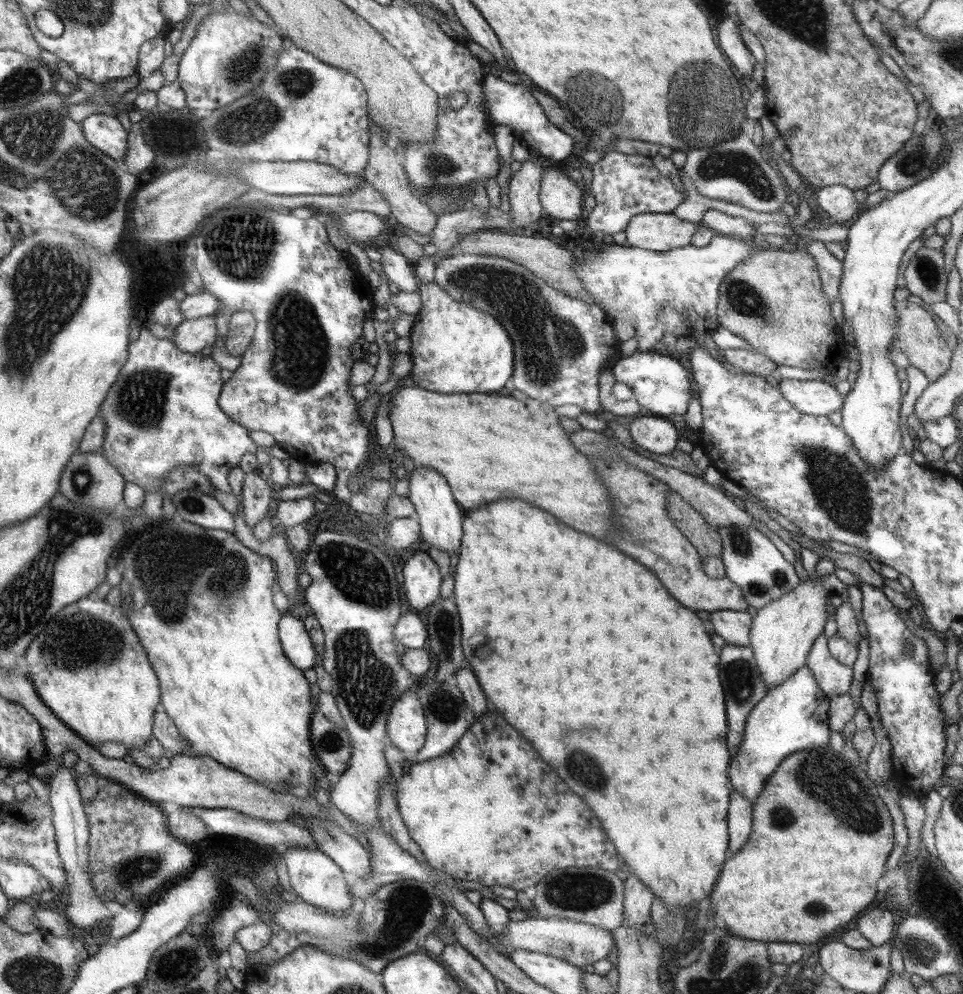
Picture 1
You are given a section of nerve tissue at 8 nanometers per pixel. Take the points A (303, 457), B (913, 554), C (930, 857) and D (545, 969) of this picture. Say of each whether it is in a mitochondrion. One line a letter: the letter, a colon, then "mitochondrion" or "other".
A: other
B: other
C: other
D: other

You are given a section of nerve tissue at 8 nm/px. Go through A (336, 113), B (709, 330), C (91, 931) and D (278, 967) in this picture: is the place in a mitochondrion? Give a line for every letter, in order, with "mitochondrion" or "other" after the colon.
A: other
B: other
C: other
D: other

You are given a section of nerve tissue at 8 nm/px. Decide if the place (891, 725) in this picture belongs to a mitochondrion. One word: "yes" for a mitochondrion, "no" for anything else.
no

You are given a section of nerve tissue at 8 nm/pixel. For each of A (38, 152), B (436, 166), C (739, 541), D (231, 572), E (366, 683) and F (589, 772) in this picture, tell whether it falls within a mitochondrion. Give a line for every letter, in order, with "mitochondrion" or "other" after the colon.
A: mitochondrion
B: mitochondrion
C: mitochondrion
D: mitochondrion
E: mitochondrion
F: mitochondrion

